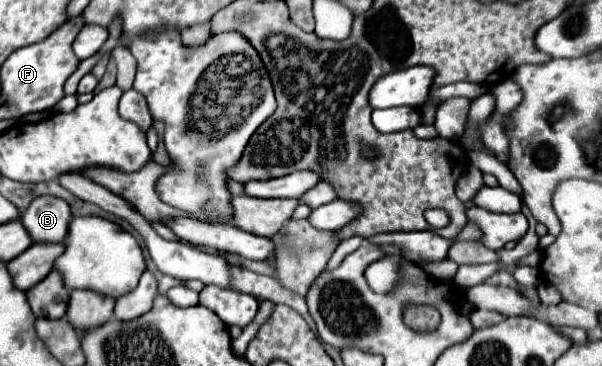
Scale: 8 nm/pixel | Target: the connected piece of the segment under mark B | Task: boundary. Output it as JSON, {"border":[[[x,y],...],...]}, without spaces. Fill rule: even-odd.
{"border":[[[40,196],[32,200],[20,222],[34,244],[62,242],[64,234],[68,232],[70,206],[62,198]]]}

